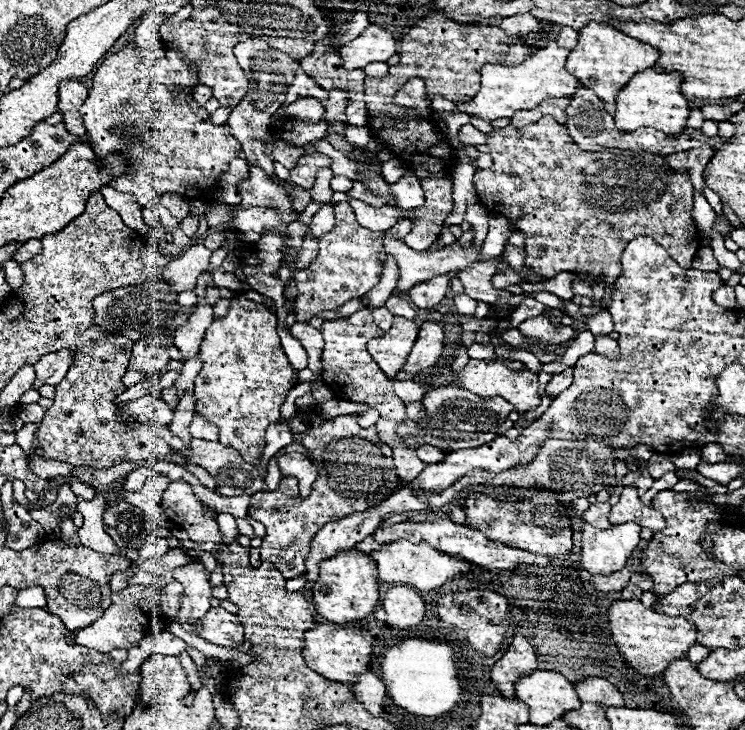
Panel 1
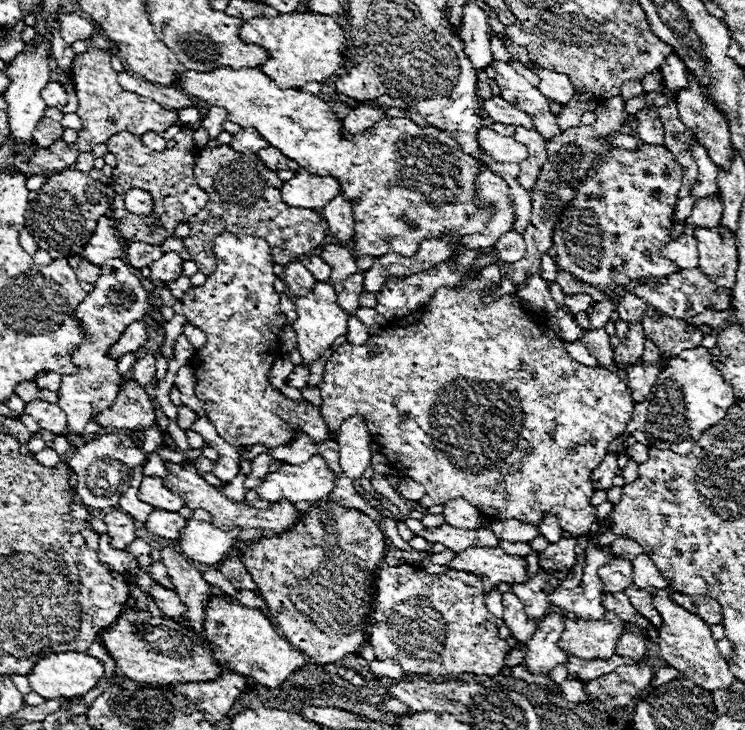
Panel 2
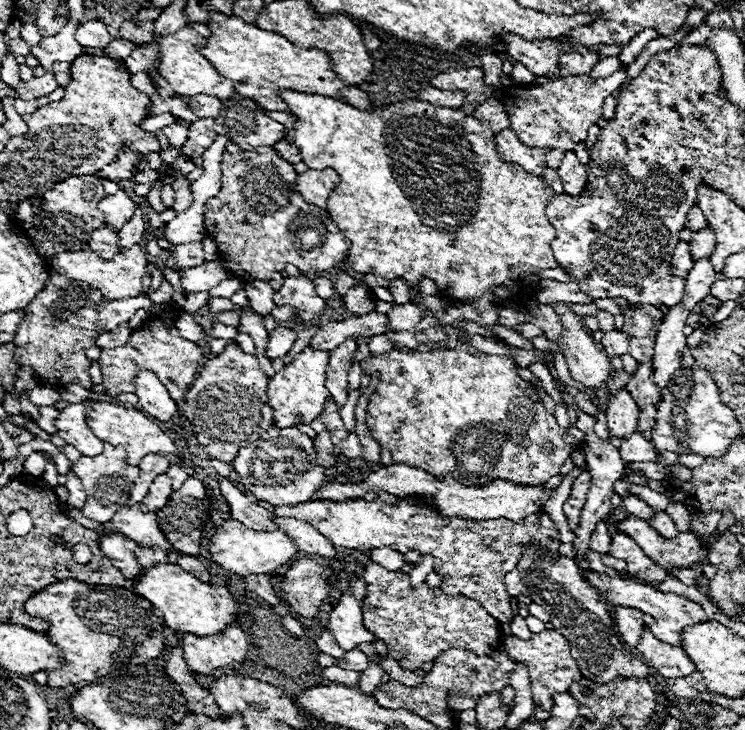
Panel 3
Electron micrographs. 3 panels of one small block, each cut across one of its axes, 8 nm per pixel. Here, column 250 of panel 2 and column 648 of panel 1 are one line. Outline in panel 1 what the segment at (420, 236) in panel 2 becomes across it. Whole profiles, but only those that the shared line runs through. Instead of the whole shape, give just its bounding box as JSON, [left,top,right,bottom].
[616,68,688,138]

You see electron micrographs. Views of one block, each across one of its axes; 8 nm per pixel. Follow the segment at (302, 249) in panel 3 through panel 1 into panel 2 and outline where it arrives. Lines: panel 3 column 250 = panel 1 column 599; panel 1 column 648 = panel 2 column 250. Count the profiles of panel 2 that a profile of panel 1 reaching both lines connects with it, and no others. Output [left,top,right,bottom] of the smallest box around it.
[184,146,326,276]

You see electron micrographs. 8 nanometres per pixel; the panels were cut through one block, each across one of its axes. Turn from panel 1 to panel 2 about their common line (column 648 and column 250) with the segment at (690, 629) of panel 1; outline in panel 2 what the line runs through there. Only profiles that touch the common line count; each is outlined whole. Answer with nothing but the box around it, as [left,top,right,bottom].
[202,596,306,688]

